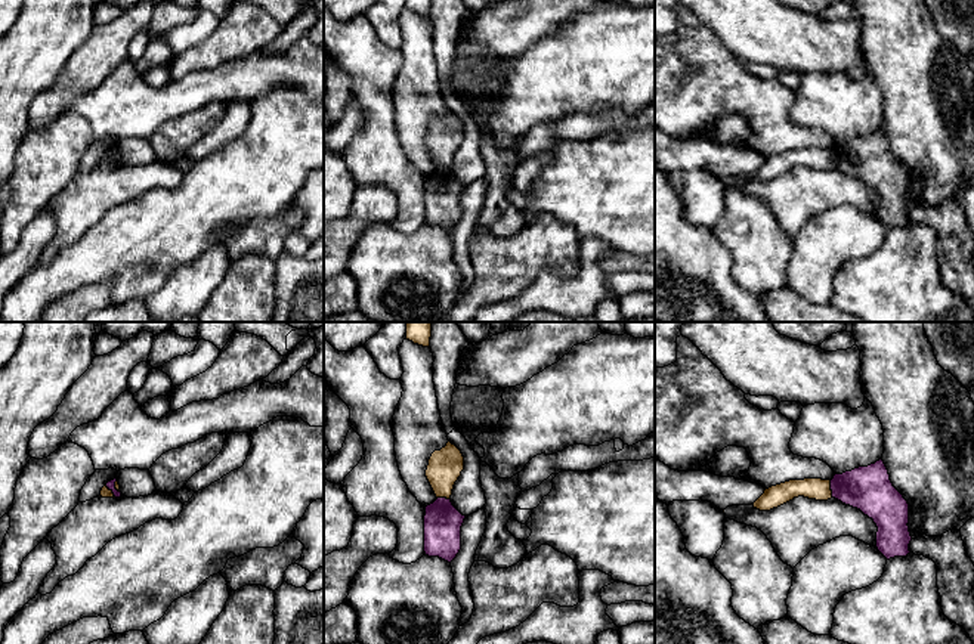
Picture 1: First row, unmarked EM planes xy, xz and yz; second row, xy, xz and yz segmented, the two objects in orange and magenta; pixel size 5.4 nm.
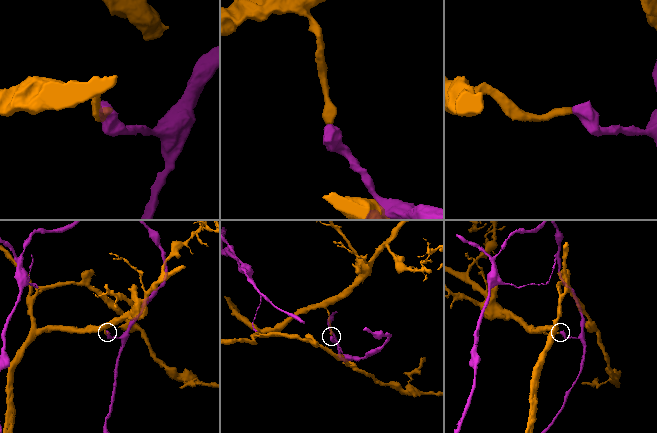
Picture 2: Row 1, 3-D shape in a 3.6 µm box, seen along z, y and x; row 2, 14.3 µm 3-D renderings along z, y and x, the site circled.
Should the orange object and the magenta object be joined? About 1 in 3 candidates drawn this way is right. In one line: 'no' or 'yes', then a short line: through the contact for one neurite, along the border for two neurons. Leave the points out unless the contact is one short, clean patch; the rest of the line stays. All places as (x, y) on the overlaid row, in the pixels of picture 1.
no; line yz (829, 480), (832, 497)

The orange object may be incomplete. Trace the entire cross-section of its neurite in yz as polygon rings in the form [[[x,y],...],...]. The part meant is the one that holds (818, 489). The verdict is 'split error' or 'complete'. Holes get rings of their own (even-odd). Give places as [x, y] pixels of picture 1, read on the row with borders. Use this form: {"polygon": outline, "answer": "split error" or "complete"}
{"polygon": [[[789,480],[766,489],[752,505],[760,511],[770,511],[798,496],[816,501],[828,501],[832,498],[831,480]]], "answer": "complete"}

